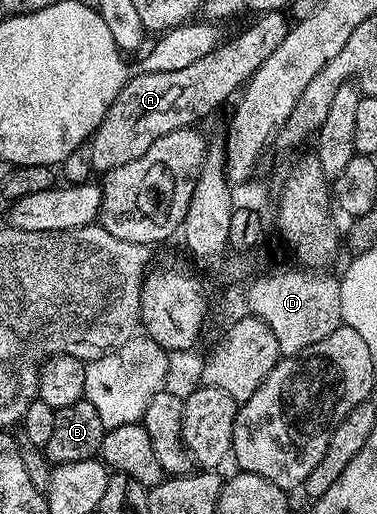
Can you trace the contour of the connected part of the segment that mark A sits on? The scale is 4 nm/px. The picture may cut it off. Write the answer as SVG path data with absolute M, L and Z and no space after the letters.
M263 19L253 20L256 21L245 32L238 33L233 40L225 39L206 56L202 56L200 60L189 67L173 72L140 72L133 75L119 92L118 98L111 103L106 117L89 141L93 171L106 174L111 169L117 169L118 166L124 166L128 162L140 158L158 139L173 133L176 129L191 127L199 123L198 120L218 109L235 91L237 93L256 72L258 66L271 54L274 54L279 47L278 38L268 37L268 28L260 21Z

